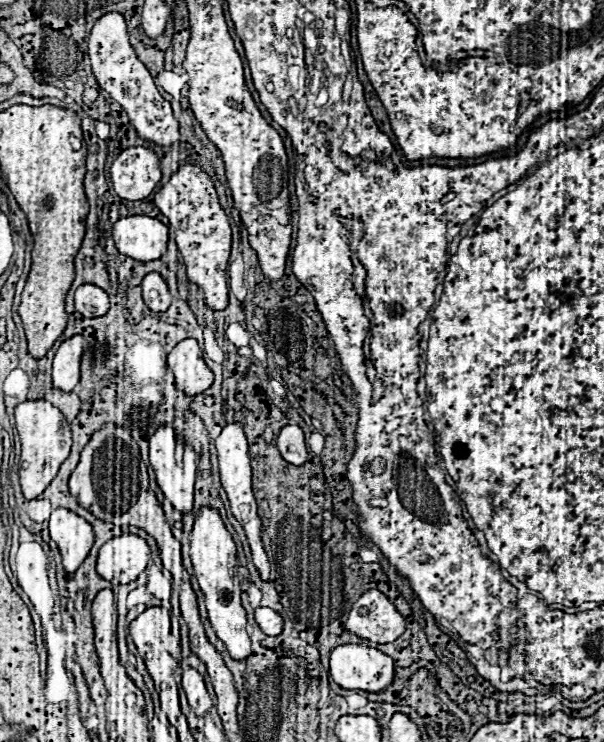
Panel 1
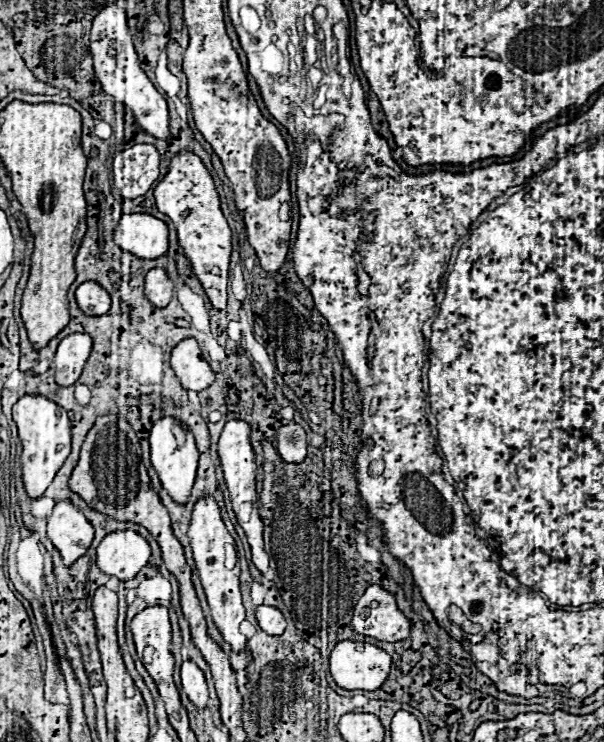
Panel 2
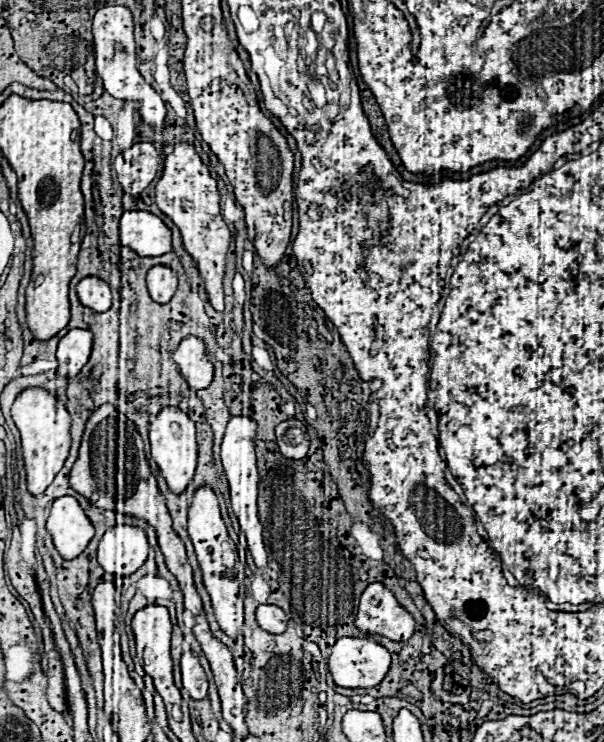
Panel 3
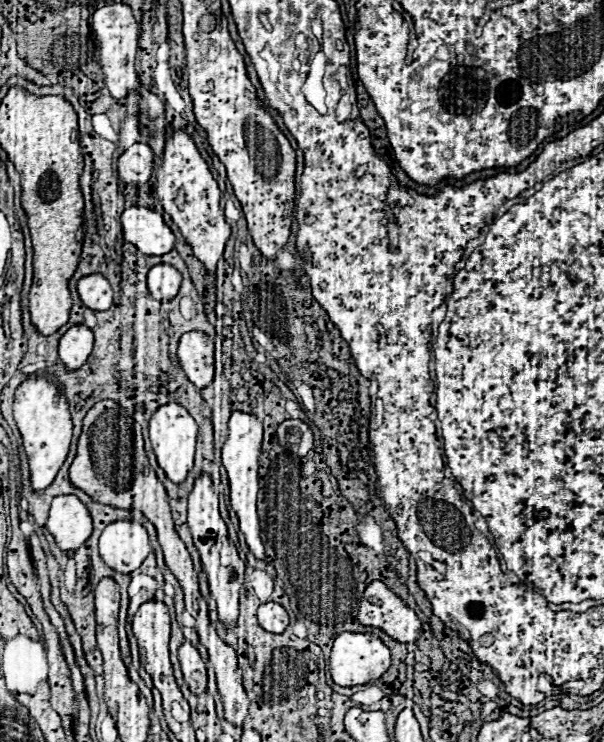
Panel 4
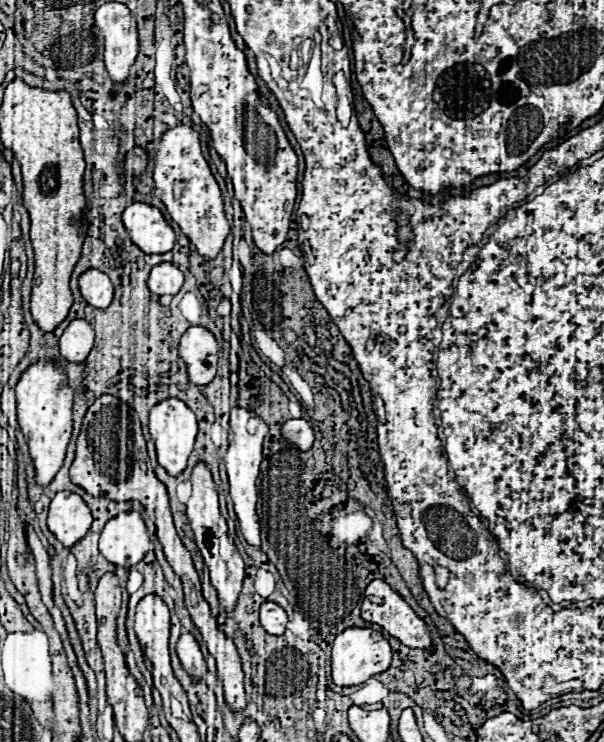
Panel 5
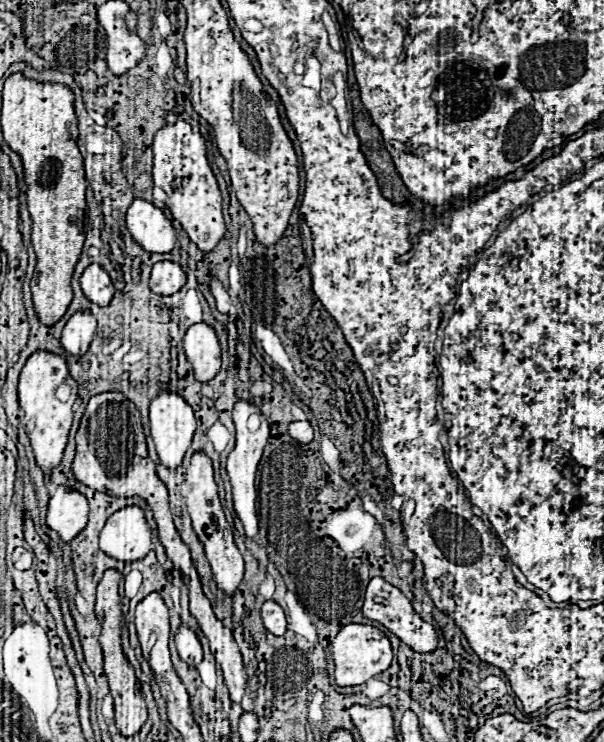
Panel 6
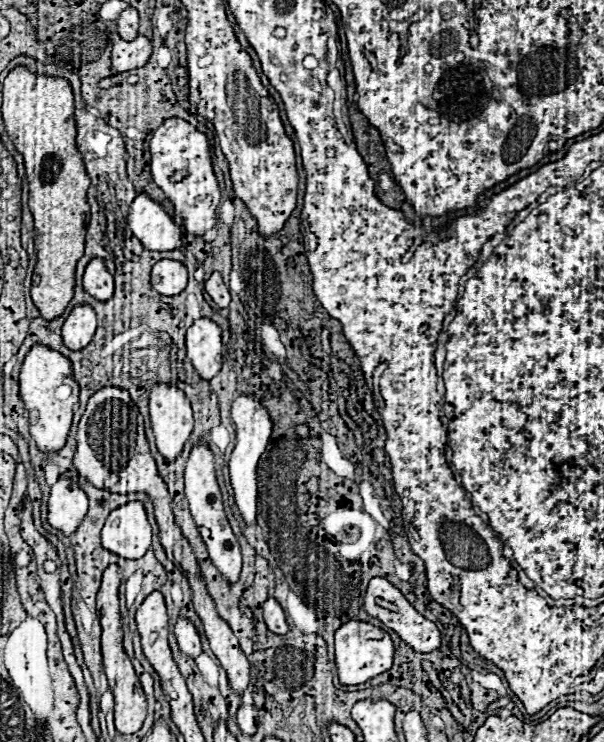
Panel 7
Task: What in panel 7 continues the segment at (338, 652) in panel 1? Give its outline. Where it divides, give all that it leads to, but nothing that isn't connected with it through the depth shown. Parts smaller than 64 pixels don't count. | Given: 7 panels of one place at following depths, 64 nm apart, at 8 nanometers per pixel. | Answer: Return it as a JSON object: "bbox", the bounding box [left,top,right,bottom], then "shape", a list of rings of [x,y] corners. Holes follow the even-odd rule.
{"bbox":[336,620,394,684],"shape":[[[348,620],[336,630],[336,666],[342,684],[364,684],[370,678],[390,670],[392,660],[394,644],[382,628],[360,620]]]}

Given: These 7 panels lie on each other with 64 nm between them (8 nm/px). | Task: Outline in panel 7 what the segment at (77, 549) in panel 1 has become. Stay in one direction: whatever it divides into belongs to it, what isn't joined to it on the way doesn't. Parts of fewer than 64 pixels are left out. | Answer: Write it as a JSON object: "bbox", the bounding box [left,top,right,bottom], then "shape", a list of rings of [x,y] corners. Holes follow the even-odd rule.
{"bbox":[48,476,88,536],"shape":[[[60,476],[58,482],[52,486],[48,498],[48,522],[70,536],[80,522],[84,520],[88,510],[86,492],[78,486],[78,482]]]}

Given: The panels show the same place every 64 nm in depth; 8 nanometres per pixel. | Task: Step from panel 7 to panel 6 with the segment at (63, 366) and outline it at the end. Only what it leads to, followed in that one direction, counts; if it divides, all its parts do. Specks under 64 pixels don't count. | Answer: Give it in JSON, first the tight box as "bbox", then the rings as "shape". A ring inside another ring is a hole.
{"bbox":[18,350,78,472],"shape":[[[44,350],[34,352],[22,368],[18,398],[24,410],[22,424],[26,434],[30,436],[38,466],[42,466],[44,472],[50,468],[56,468],[62,460],[62,454],[68,442],[68,432],[72,426],[72,404],[78,398],[78,386],[70,378],[66,360],[52,352],[44,352]]]}

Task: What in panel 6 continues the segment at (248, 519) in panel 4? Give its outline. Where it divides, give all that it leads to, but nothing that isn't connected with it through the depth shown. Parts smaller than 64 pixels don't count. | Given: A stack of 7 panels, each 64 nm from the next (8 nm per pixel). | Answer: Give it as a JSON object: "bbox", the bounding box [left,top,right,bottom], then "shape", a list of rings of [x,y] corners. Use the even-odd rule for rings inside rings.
{"bbox":[226,400,270,536],"shape":[[[238,400],[234,404],[232,410],[232,420],[236,426],[236,446],[228,456],[226,462],[226,470],[230,476],[230,484],[232,484],[232,496],[234,496],[234,510],[238,512],[246,536],[256,536],[256,528],[258,528],[258,516],[256,503],[258,498],[258,490],[256,490],[256,470],[258,470],[258,462],[262,458],[262,450],[270,438],[270,424],[266,420],[266,416],[258,410],[258,406],[246,402],[246,400]]]}

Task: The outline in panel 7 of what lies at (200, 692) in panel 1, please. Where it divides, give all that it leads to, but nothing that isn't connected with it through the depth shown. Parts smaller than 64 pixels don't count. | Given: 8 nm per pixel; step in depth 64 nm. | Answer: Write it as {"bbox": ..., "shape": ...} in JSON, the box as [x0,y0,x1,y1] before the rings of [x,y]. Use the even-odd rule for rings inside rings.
{"bbox":[174,616,202,658],"shape":[[[180,616],[178,622],[174,624],[174,634],[176,634],[176,640],[178,640],[178,646],[180,650],[190,656],[190,658],[196,658],[200,652],[202,652],[202,646],[200,646],[200,636],[198,636],[198,630],[194,628],[194,624]]]}

